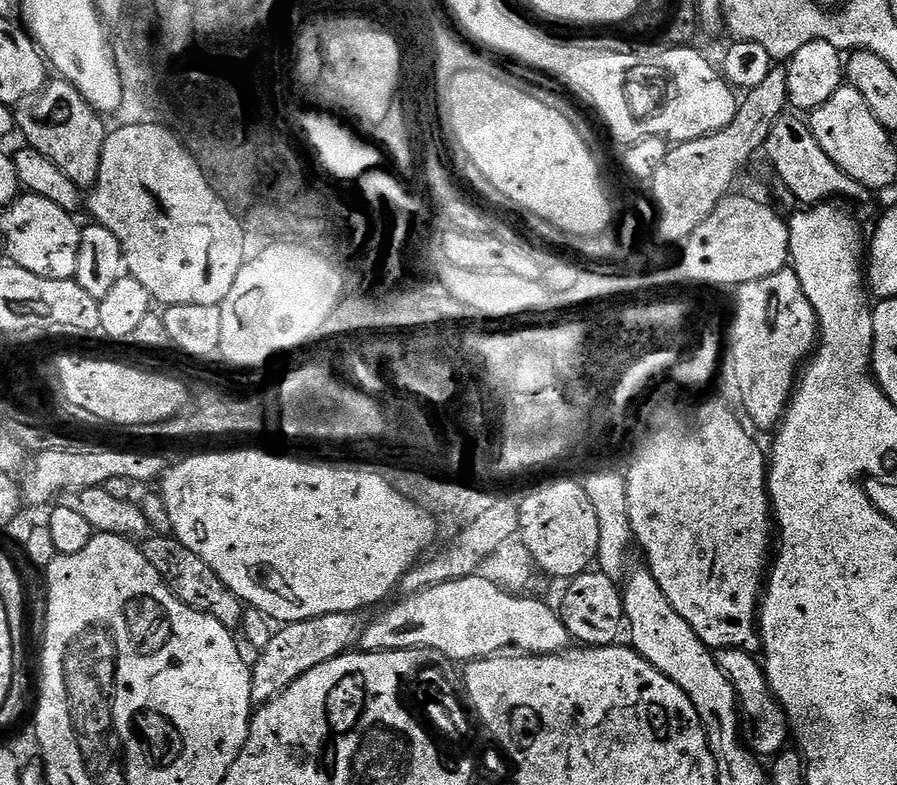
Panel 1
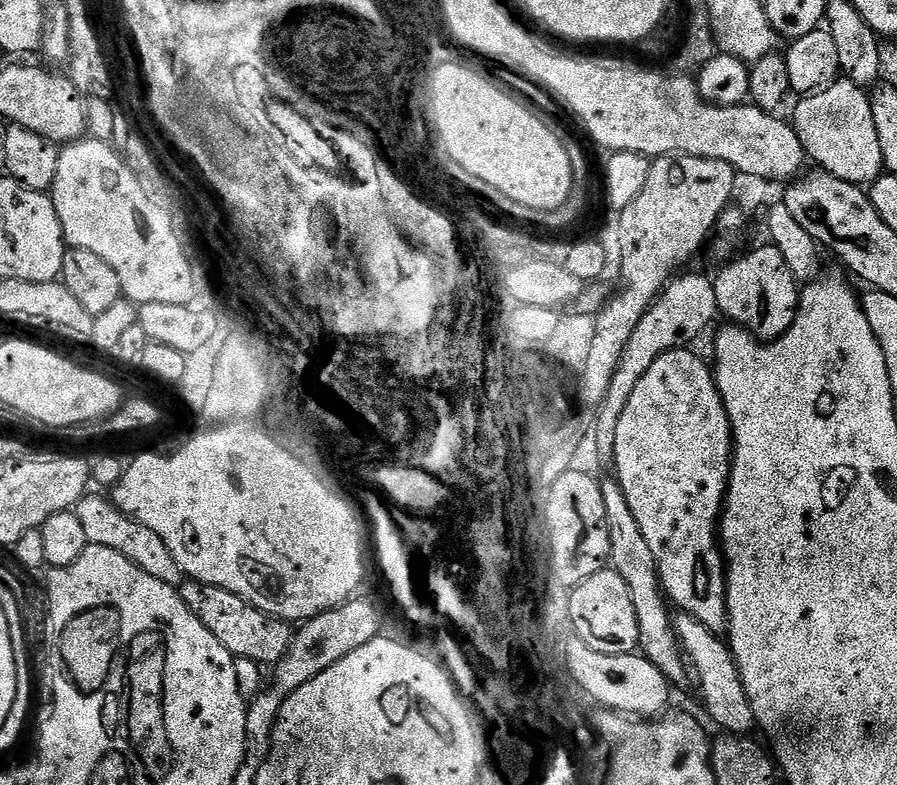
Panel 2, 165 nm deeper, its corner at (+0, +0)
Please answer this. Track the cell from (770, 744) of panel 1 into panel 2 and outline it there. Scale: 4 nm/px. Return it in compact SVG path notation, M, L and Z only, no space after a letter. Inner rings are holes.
M687 614L675 617L676 634L678 643L687 659L696 667L700 675L700 688L704 691L704 704L712 715L716 724L724 727L728 734L748 734L757 727L756 715L748 701L748 694L744 689L744 679L740 676L740 670L736 664L736 657L732 655L732 649L717 633L712 632L702 622Z

